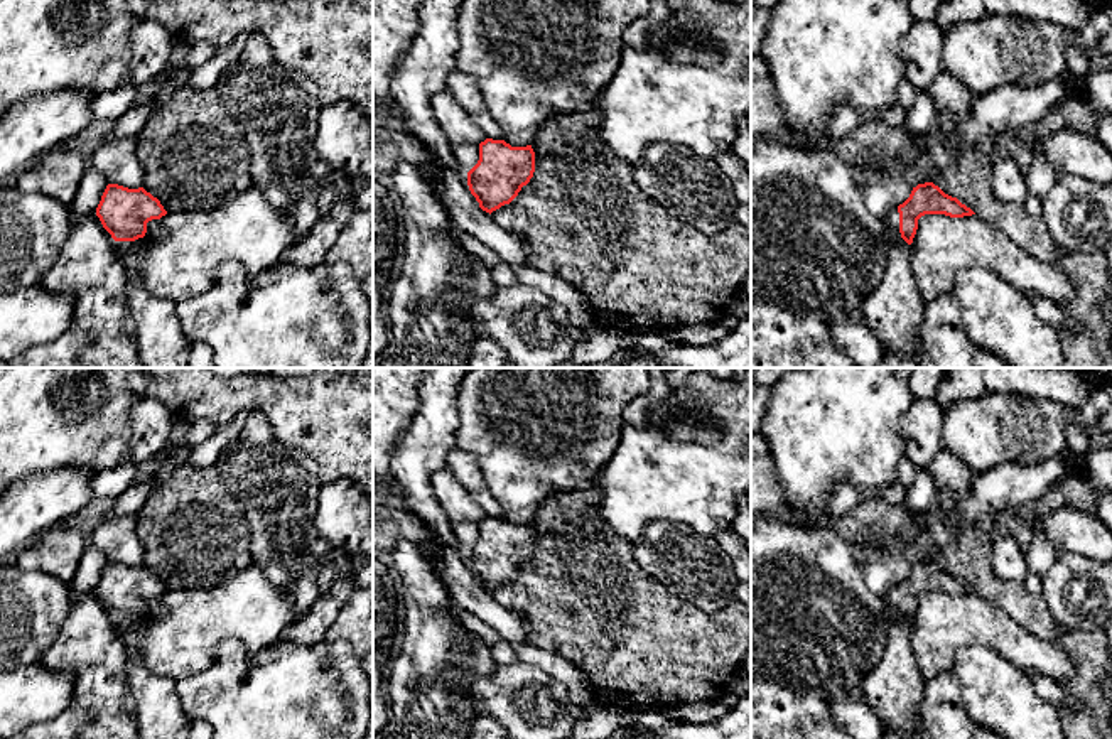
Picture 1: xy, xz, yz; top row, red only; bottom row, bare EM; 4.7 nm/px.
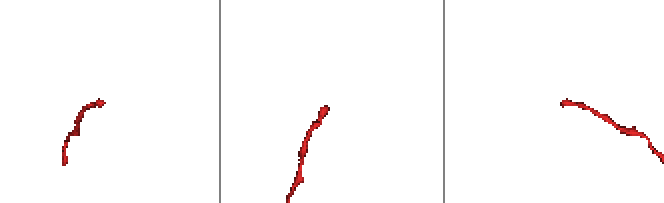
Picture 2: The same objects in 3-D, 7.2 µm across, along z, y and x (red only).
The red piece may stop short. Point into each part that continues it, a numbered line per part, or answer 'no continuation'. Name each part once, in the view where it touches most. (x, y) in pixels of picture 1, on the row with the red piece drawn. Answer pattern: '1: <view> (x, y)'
1: yz (891, 223)

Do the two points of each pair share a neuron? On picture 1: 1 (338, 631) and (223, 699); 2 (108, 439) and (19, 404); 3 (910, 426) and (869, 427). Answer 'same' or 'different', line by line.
1: different
2: same
3: different

